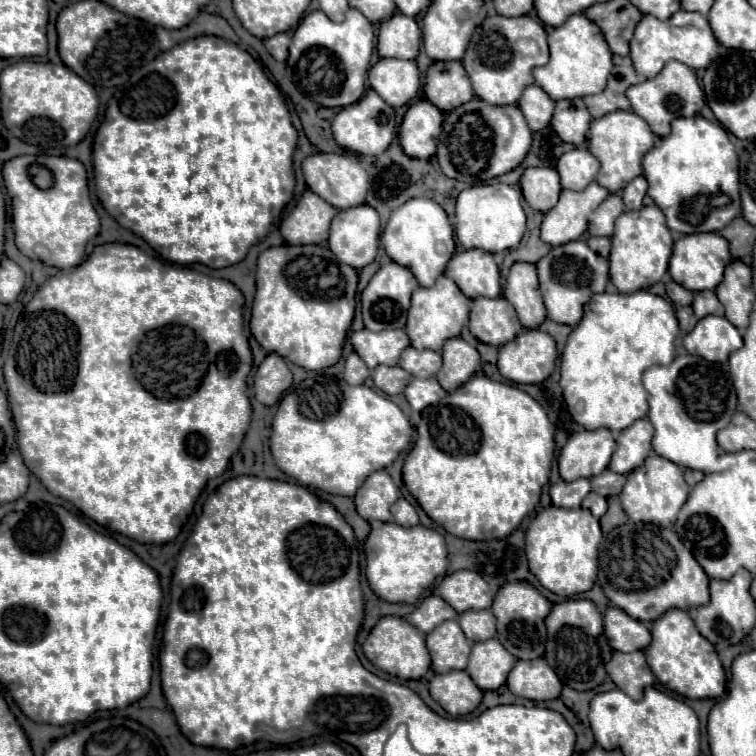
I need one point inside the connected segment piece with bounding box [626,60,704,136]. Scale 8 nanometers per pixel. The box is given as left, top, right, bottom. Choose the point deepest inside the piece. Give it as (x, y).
(675, 92)

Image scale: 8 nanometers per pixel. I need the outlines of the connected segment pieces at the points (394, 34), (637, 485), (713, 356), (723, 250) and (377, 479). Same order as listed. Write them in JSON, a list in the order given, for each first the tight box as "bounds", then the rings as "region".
[{"bounds":[378,12,422,60],"region":[[[396,12],[390,20],[380,24],[378,54],[380,58],[414,60],[420,52],[422,32],[414,18]]]},{"bounds":[620,456,690,528],"region":[[[648,456],[648,460],[644,460],[640,468],[628,474],[626,486],[620,492],[620,502],[630,520],[658,524],[666,528],[676,522],[676,516],[684,500],[688,498],[688,492],[690,492],[690,486],[684,482],[680,466],[676,466],[674,462],[662,456]]]},{"bounds":[684,316,742,364],"region":[[[724,316],[702,318],[692,332],[684,336],[684,348],[692,356],[724,364],[730,352],[742,346],[740,332]]]},{"bounds":[668,232,730,292],"region":[[[706,232],[706,234],[696,234],[696,236],[684,236],[674,244],[668,272],[674,282],[678,282],[680,286],[684,286],[690,292],[714,290],[720,284],[722,272],[728,262],[730,262],[728,242],[720,234]]]},{"bounds":[354,470,400,522],"region":[[[378,470],[368,476],[368,480],[364,482],[362,488],[358,488],[354,502],[356,502],[358,514],[364,520],[392,522],[390,506],[398,500],[398,496],[400,496],[400,492],[398,492],[396,484],[392,482],[392,478],[388,476],[388,472]]]}]

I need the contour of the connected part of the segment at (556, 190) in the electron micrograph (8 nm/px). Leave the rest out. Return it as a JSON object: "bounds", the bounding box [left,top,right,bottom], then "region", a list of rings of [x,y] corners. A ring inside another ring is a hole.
{"bounds":[520,168,562,214],"region":[[[526,168],[520,178],[520,186],[528,206],[542,214],[556,206],[562,190],[554,168]]]}

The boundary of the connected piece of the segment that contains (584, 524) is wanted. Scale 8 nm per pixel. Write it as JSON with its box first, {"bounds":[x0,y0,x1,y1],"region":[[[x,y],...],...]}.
{"bounds":[526,506,603,598],"region":[[[548,506],[536,514],[526,530],[526,558],[530,572],[546,590],[558,596],[570,598],[582,594],[594,586],[599,568],[598,548],[603,538],[599,519],[588,510]]]}

